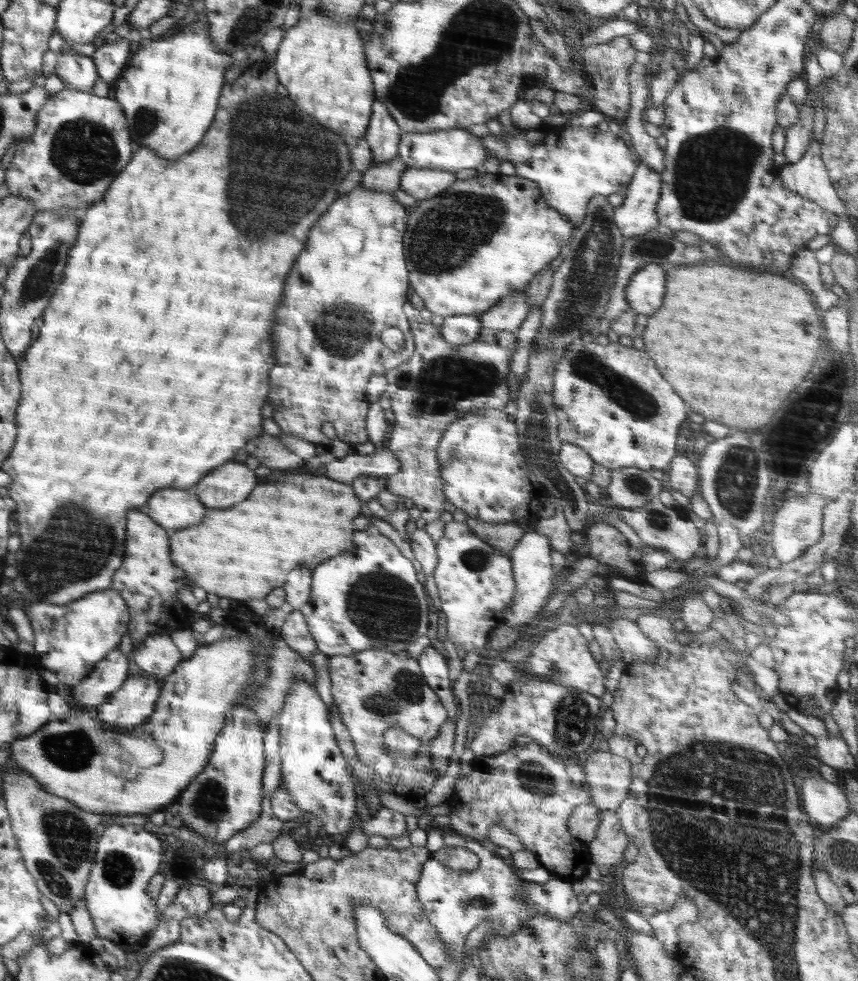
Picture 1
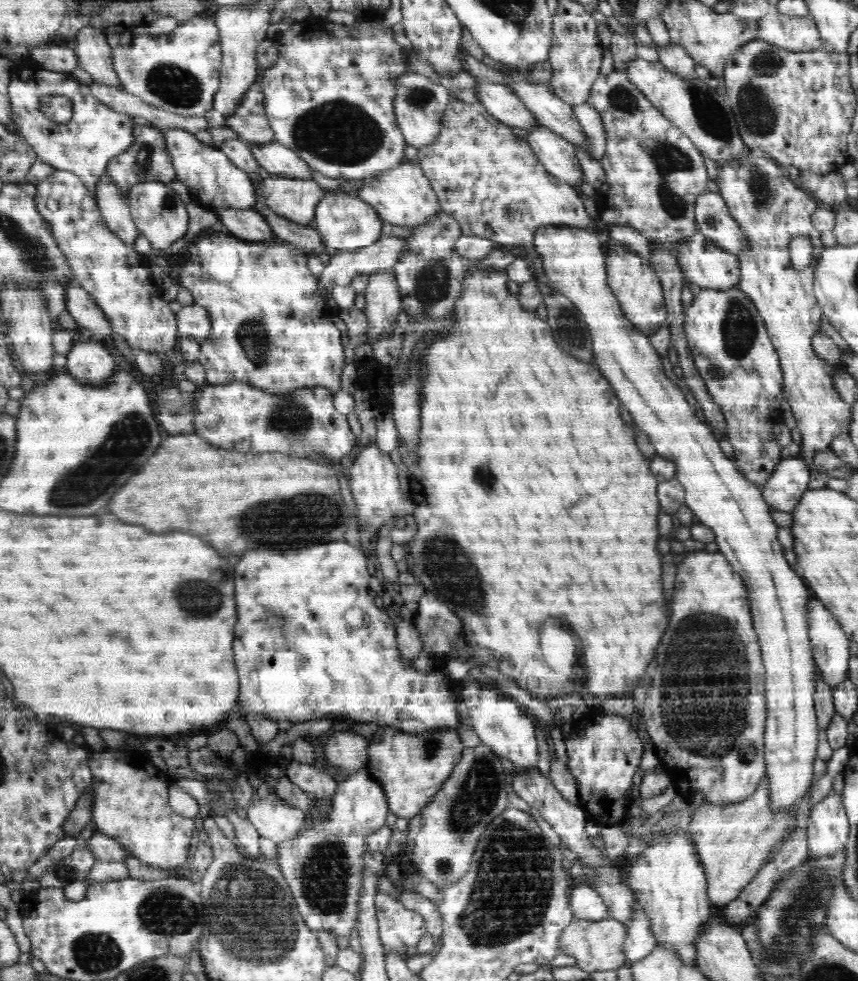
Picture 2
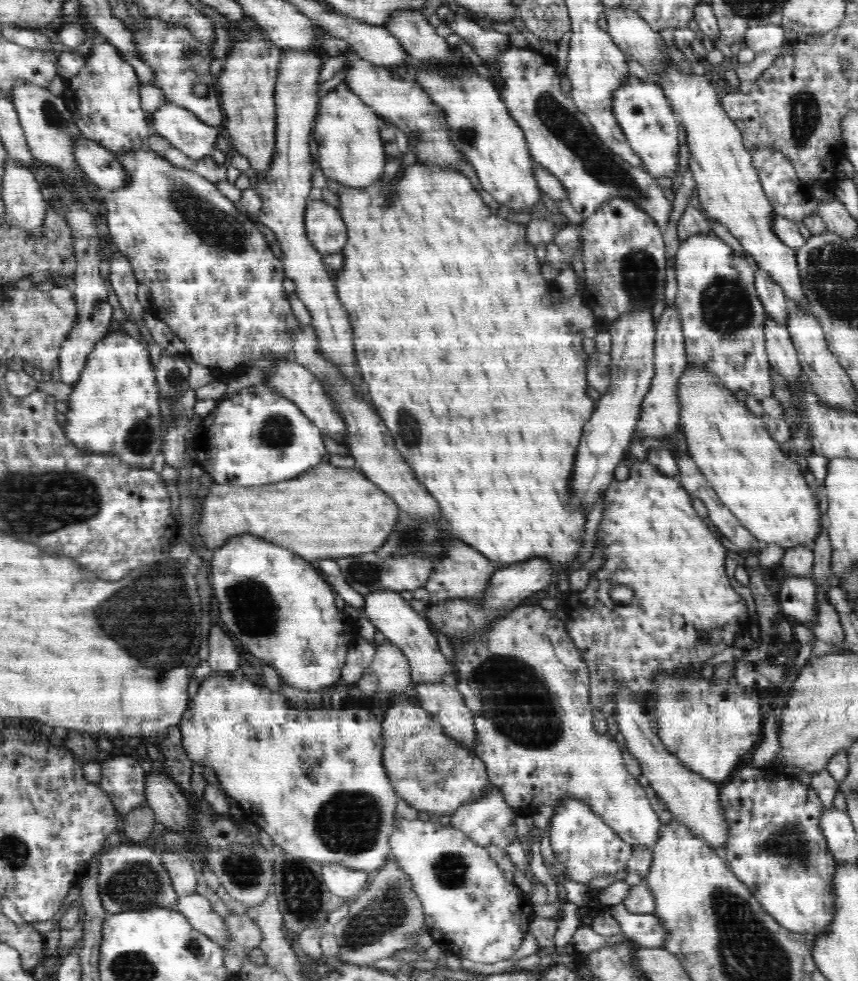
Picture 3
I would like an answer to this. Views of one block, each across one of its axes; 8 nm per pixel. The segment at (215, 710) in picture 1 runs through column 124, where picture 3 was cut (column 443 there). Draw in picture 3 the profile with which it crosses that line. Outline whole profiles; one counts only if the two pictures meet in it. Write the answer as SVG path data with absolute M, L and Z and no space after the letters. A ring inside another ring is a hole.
M402 692L400 694L396 694L391 697L391 703L389 705L386 714L384 714L384 722L382 722L382 730L383 730L383 765L386 769L386 774L390 779L391 786L394 787L395 794L398 795L398 798L402 798L405 802L416 808L418 811L426 811L431 815L434 812L438 812L438 814L452 814L456 812L458 808L460 808L464 804L470 804L472 801L475 801L482 796L483 792L486 792L486 788L488 788L488 775L486 772L486 767L483 766L482 759L476 756L473 751L470 751L468 748L462 747L456 739L453 737L449 737L445 732L443 727L430 715L430 712L427 712L421 705L414 704L414 702L410 702L408 700L408 692Z

